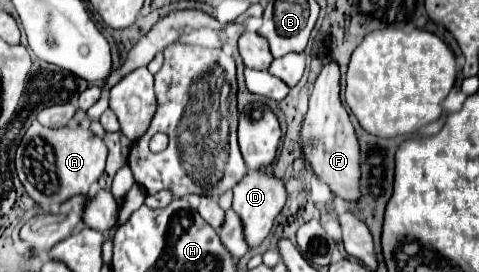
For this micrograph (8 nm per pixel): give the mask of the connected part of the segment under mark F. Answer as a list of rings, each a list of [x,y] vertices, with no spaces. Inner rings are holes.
[[[335,62],[323,66],[319,78],[313,84],[309,110],[301,128],[303,152],[315,172],[323,178],[323,182],[343,200],[359,198],[359,144],[355,138],[355,130],[351,126],[349,114],[339,98],[339,68]],[[307,144],[307,148],[305,148]]]

